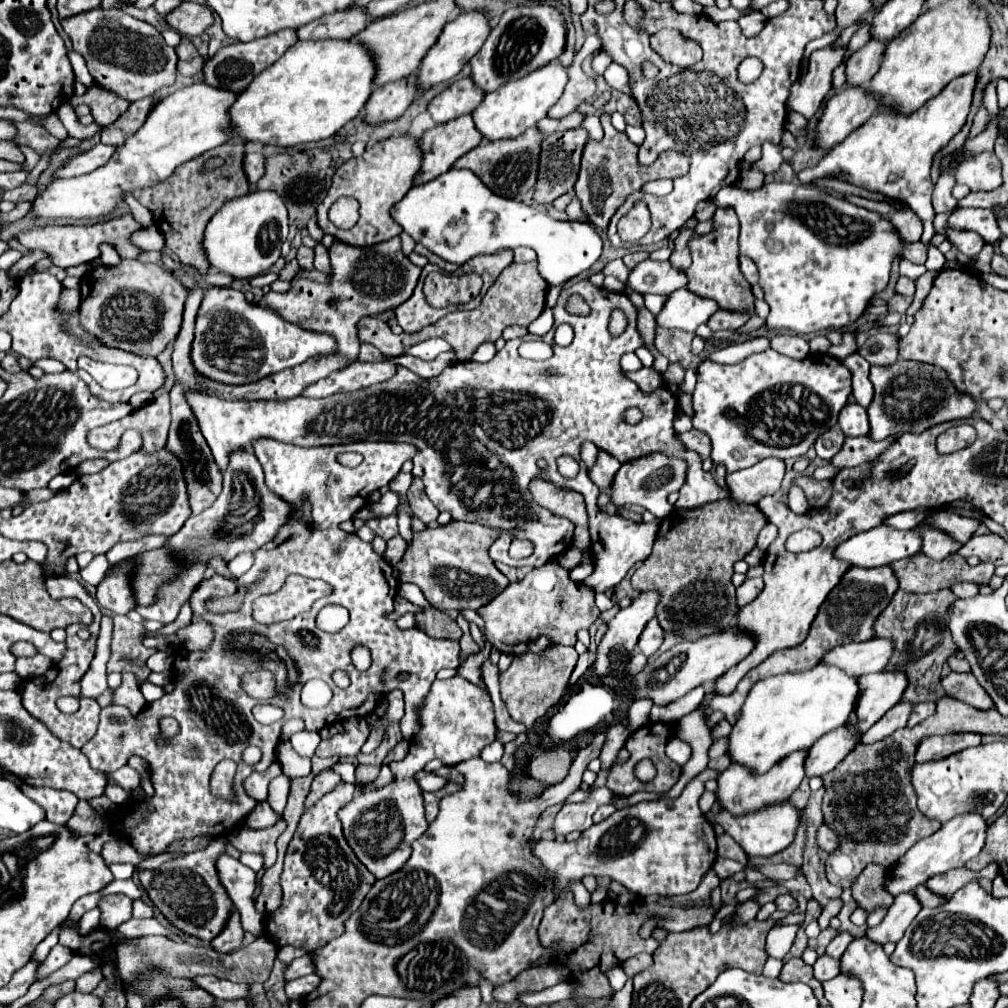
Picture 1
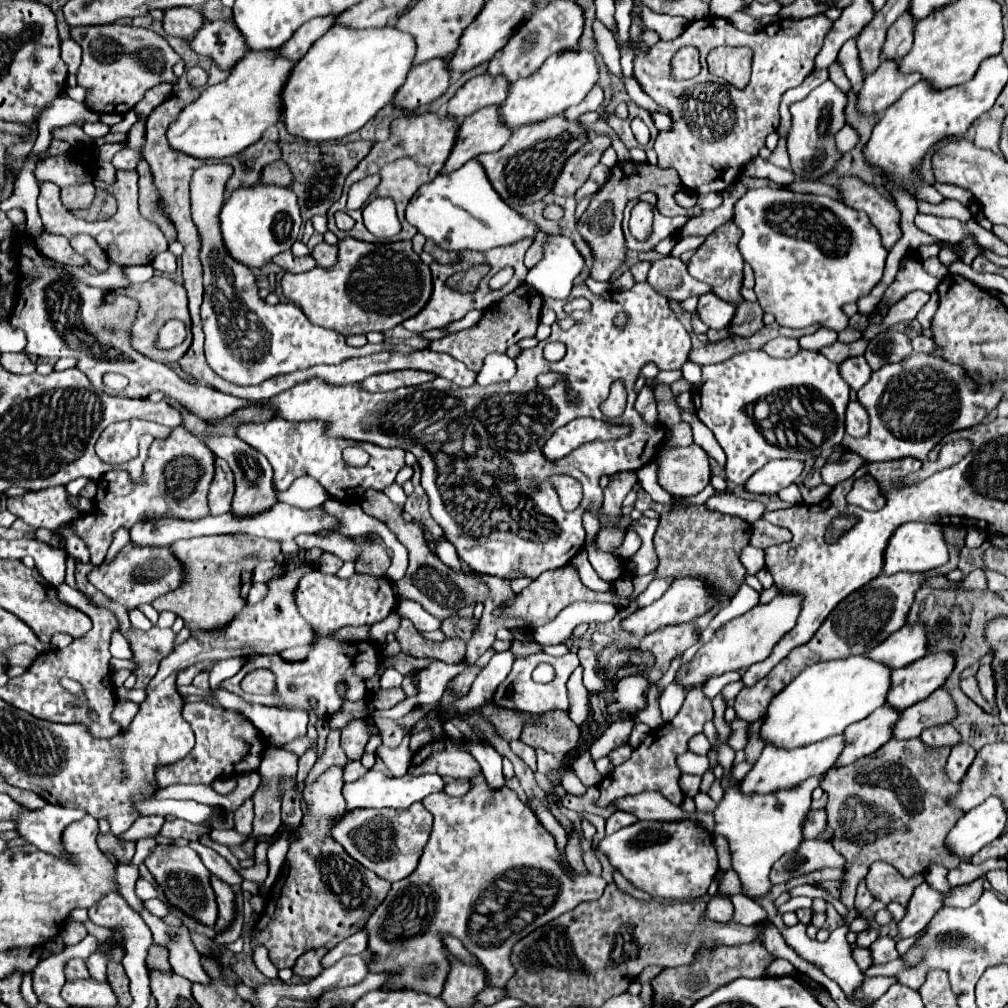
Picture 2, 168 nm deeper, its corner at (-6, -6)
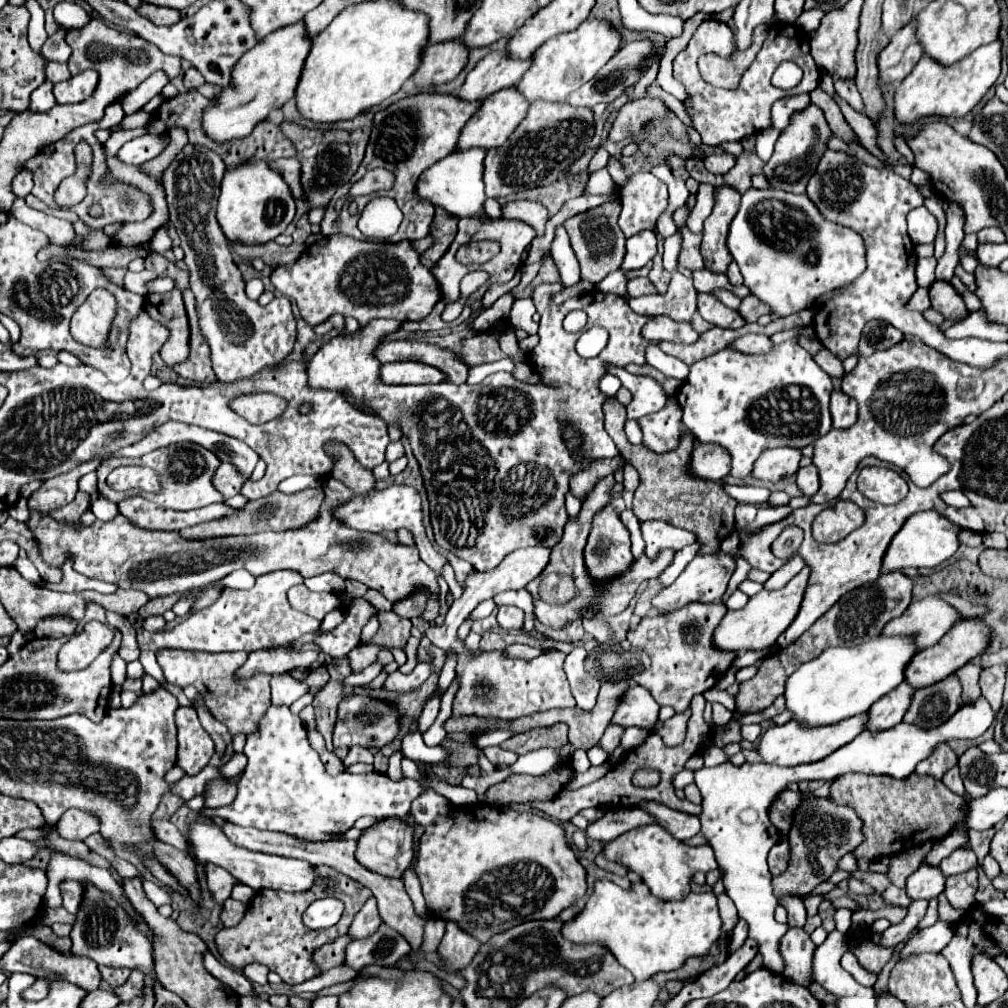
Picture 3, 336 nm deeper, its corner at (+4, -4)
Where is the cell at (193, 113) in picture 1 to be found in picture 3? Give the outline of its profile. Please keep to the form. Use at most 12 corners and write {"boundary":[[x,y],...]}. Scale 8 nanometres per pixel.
{"boundary":[[305,20],[267,34],[205,110],[217,142],[245,138],[295,96]]}

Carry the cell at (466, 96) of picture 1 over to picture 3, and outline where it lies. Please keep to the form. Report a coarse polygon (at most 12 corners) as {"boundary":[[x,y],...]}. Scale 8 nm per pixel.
{"boundary":[[491,52],[467,74],[459,98],[485,100],[517,84],[527,62]]}

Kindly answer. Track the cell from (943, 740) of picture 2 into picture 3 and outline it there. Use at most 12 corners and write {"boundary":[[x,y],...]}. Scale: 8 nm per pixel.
{"boundary":[[949,744],[935,748],[927,760],[919,762],[917,774],[941,780],[957,764]]}

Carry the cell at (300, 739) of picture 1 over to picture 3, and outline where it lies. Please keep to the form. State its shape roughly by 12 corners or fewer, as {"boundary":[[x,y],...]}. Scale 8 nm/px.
{"boundary":[[271,674],[271,704],[291,706],[307,692],[291,674]]}

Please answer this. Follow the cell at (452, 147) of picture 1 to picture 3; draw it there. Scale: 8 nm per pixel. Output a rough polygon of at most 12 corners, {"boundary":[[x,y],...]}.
{"boundary":[[517,86],[483,100],[457,148],[501,144],[527,116]]}

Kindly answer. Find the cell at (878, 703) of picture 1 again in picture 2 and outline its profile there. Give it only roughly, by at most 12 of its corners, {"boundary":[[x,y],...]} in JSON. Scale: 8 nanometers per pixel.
{"boundary":[[927,654],[893,670],[887,704],[897,712],[941,688],[953,656]]}

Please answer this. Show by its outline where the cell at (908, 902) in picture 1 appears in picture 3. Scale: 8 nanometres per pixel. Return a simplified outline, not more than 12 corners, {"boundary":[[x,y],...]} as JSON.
{"boundary":[[919,866],[907,878],[913,900],[931,900],[945,888],[939,866]]}

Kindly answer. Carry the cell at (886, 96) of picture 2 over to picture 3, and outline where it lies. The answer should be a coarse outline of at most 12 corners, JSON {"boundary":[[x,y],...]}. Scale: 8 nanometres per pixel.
{"boundary":[[911,20],[877,62],[883,84],[901,82],[923,56]]}

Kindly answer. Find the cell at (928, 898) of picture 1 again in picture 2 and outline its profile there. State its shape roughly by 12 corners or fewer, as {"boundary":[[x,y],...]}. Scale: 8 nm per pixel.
{"boundary":[[983,878],[955,886],[943,894],[943,904],[969,908],[983,890]]}

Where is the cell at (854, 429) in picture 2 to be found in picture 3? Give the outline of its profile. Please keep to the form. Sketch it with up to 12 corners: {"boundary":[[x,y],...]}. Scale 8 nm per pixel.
{"boundary":[[841,390],[831,392],[833,428],[857,420],[857,402]]}

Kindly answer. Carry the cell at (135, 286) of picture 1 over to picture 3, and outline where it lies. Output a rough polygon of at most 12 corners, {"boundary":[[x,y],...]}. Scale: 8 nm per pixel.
{"boundary":[[181,290],[145,310],[169,330],[159,352],[173,368],[189,354],[189,322]]}

